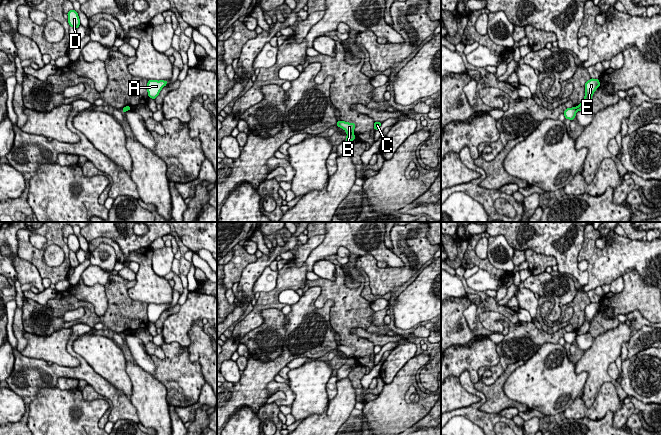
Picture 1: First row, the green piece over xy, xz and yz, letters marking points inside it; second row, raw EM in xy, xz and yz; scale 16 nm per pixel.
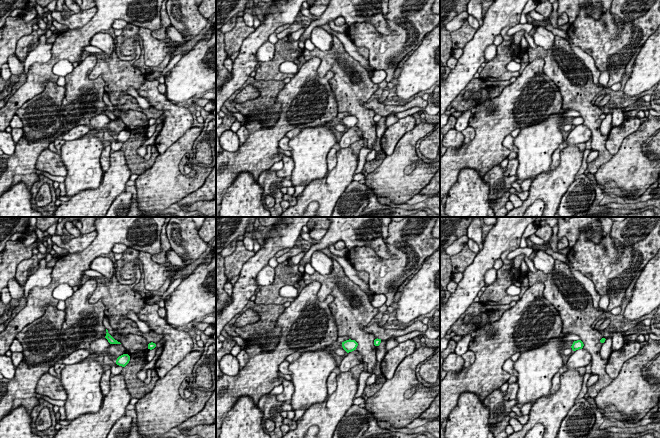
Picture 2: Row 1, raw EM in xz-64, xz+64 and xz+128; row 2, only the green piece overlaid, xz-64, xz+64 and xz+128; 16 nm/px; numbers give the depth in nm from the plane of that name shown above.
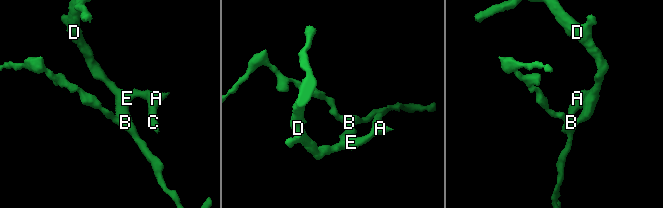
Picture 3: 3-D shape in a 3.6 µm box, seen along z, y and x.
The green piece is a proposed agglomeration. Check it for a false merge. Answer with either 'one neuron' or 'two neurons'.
two neurons

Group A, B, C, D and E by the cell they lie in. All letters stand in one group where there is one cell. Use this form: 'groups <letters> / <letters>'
groups A C D E / B

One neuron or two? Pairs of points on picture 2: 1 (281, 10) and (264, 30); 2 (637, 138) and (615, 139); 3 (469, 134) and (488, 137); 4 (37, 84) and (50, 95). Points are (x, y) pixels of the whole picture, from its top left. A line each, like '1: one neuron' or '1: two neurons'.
1: one neuron
2: two neurons
3: two neurons
4: two neurons

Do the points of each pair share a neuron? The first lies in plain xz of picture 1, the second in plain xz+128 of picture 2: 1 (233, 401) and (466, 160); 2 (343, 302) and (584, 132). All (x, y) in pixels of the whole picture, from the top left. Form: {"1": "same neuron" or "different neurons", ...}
{"1": "same neuron", "2": "different neurons"}

